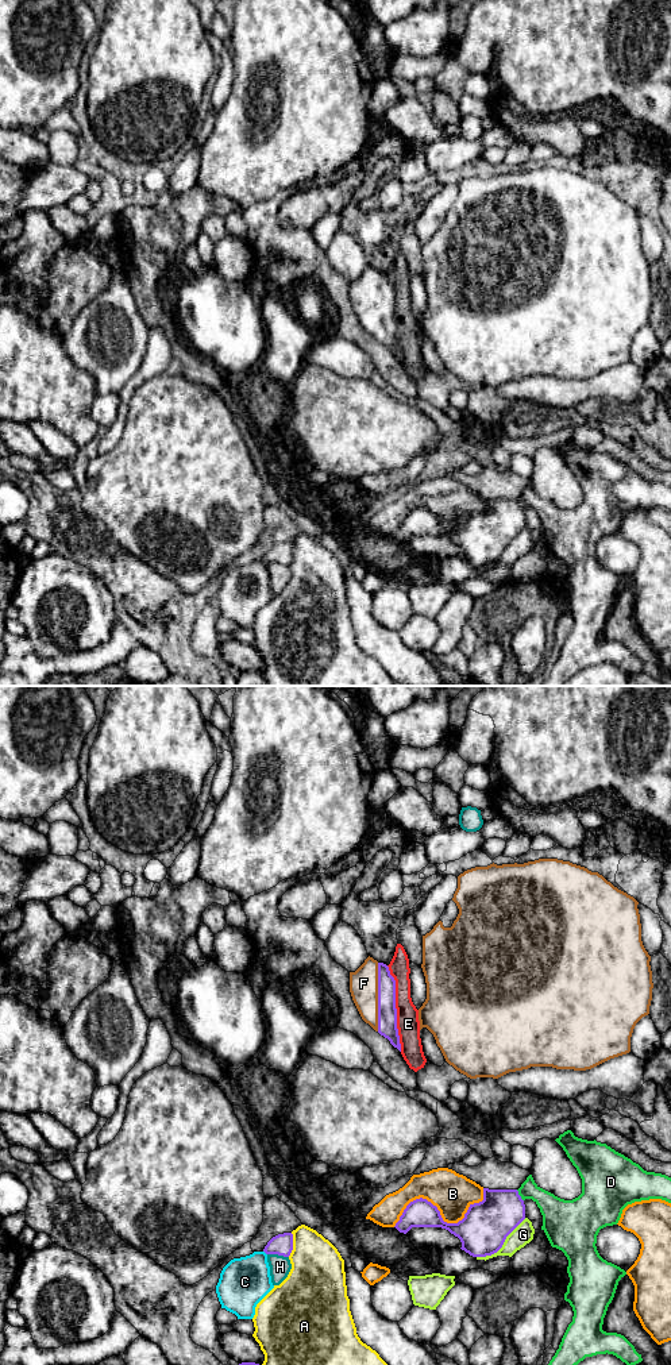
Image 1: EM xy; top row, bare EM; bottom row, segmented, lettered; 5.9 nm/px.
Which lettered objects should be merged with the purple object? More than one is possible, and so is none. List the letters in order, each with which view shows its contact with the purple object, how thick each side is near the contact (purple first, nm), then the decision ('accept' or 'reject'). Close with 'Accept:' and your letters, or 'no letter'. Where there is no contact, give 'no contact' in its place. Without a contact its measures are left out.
A: meets purple in xy; 130 nm thick on the purple side, 320 nm on the other; reject
B: meets purple in xy; 240 nm thick on the purple side, 240 nm on the other; reject
C: meets purple in xy; 130 nm thick on the purple side, 300 nm on the other; reject
D: meets purple in xy; 280 nm thick on the purple side, 180 nm on the other; reject
E: meets purple in xy; 110 nm thick on the purple side, 140 nm on the other; reject
F: meets purple in xy; 110 nm thick on the purple side, 180 nm on the other; accept
G: meets purple in xy; 280 nm thick on the purple side, 120 nm on the other; reject
H: meets purple in xy; 130 nm thick on the purple side, 130 nm on the other; reject
Accept: F

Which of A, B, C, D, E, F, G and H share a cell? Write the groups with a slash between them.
A / B / C / D / E / F / G / H

